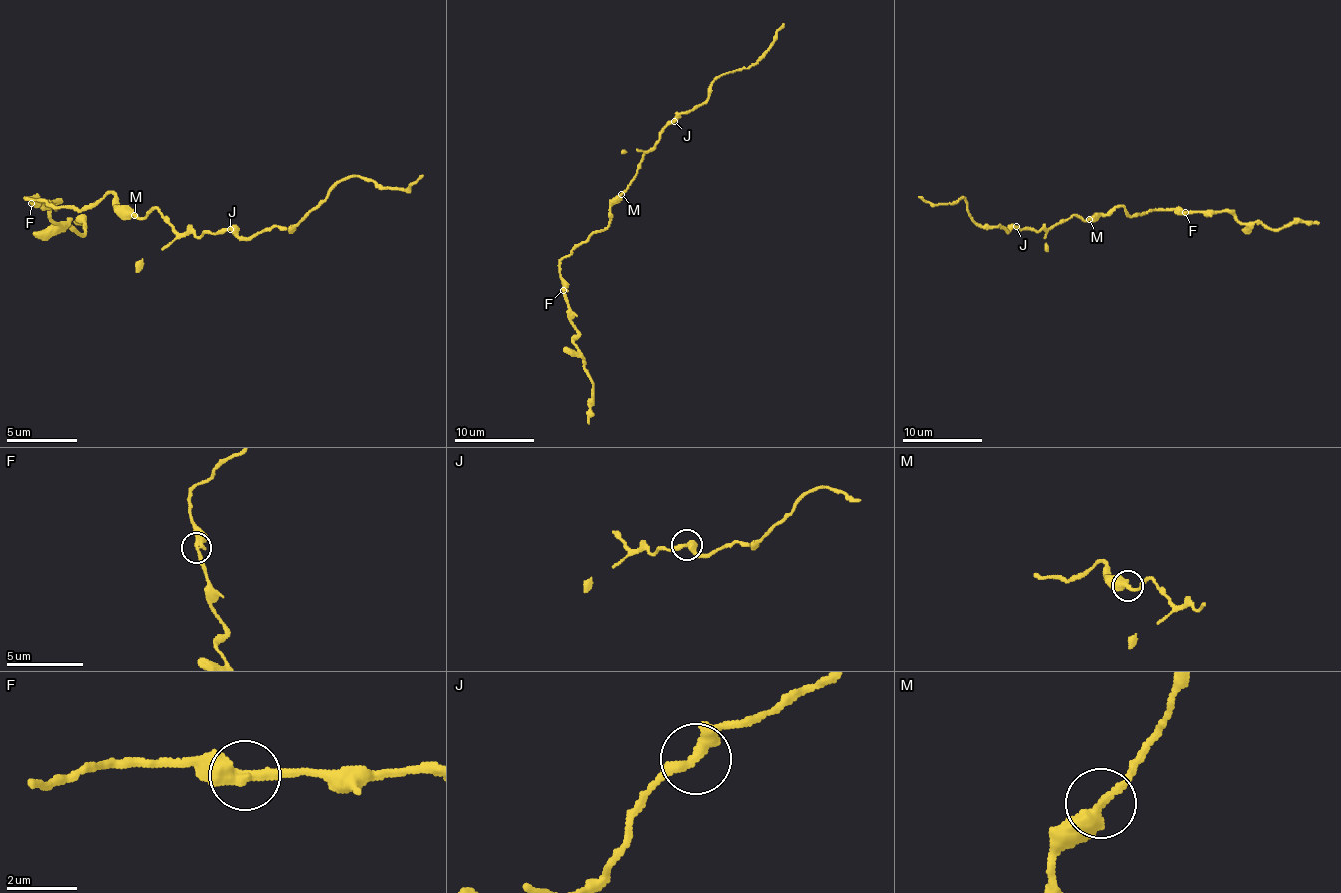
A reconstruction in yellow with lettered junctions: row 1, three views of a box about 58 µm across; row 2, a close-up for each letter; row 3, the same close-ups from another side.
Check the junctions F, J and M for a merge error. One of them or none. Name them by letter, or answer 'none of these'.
F

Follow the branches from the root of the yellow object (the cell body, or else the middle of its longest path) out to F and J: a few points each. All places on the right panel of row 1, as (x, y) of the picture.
F: (1095, 221), (1117, 207), (1123, 207), (1131, 217), (1145, 215), (1149, 211), (1185, 213)
J: (1095, 221), (1071, 215), (1039, 230), (1016, 226)

